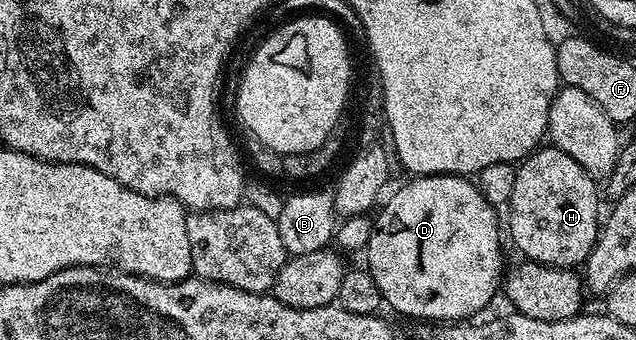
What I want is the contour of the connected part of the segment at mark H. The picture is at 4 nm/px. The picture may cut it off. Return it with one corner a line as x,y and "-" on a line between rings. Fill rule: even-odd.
543,144
531,151
522,162
515,166
515,175
517,180
513,183
513,196
509,203
509,211
511,210
511,242
520,250
524,259
540,262
543,266
562,266
564,268
579,268
586,263
587,258
591,255
591,250
595,246
596,240
599,238
601,229
601,214
599,218
599,194
601,198
601,190
597,187
596,179
591,177
585,168
581,168
581,164
577,164
577,160
573,160
573,156
569,156
565,152
561,152
554,144

